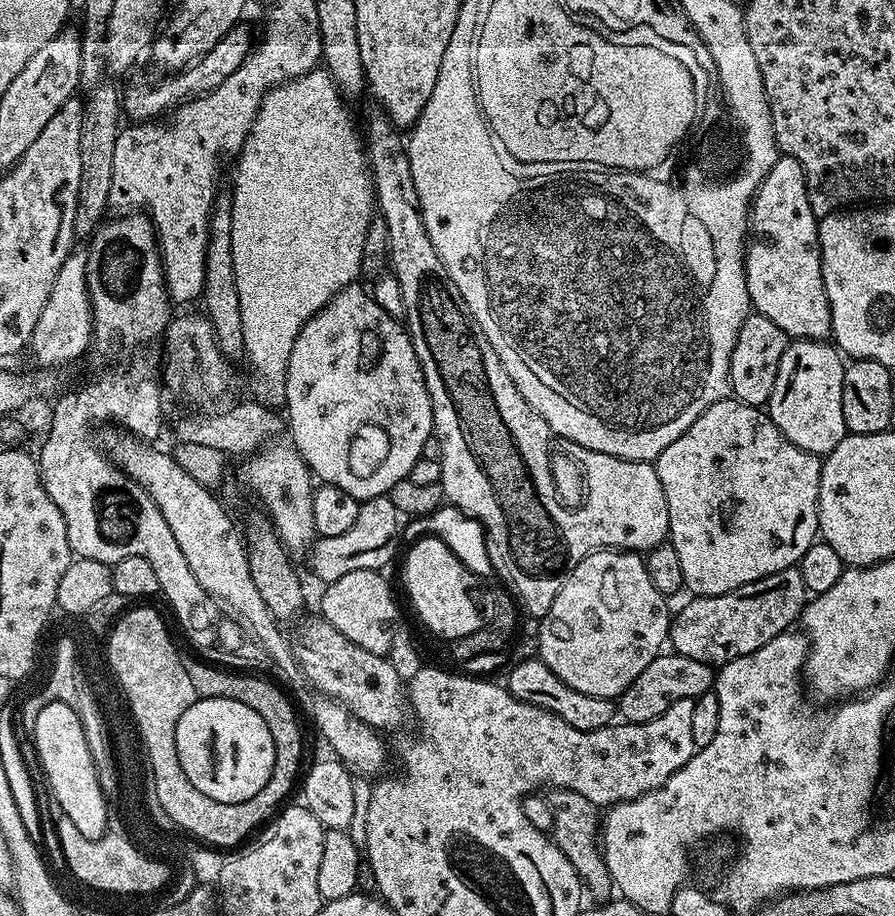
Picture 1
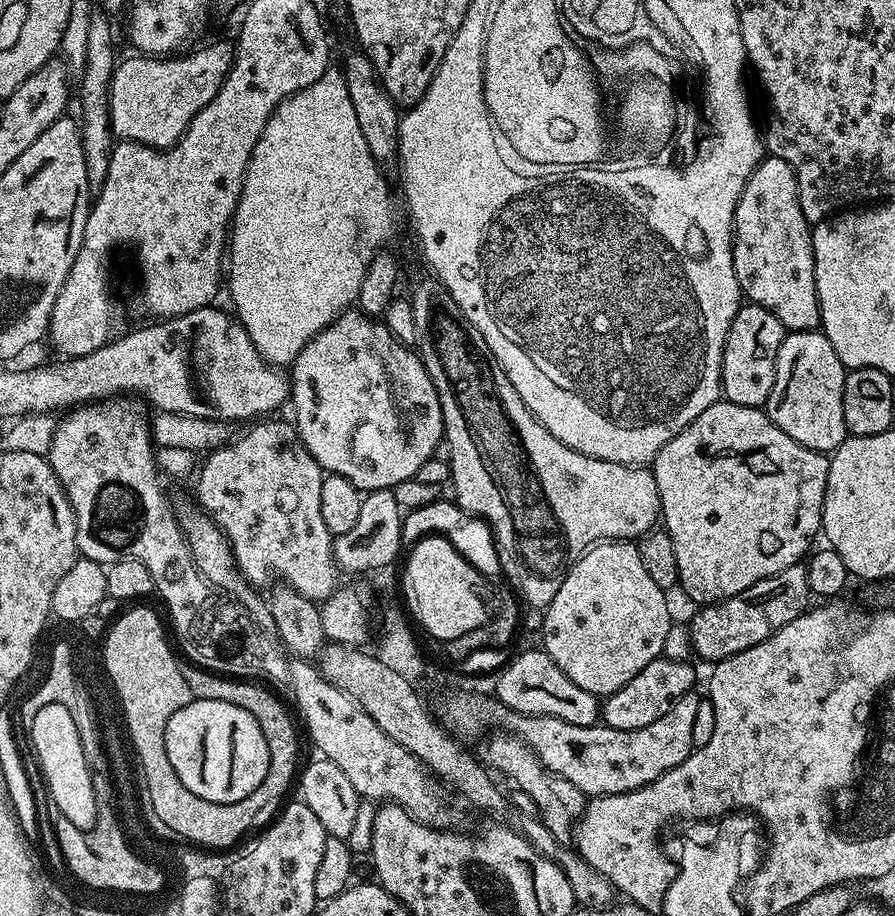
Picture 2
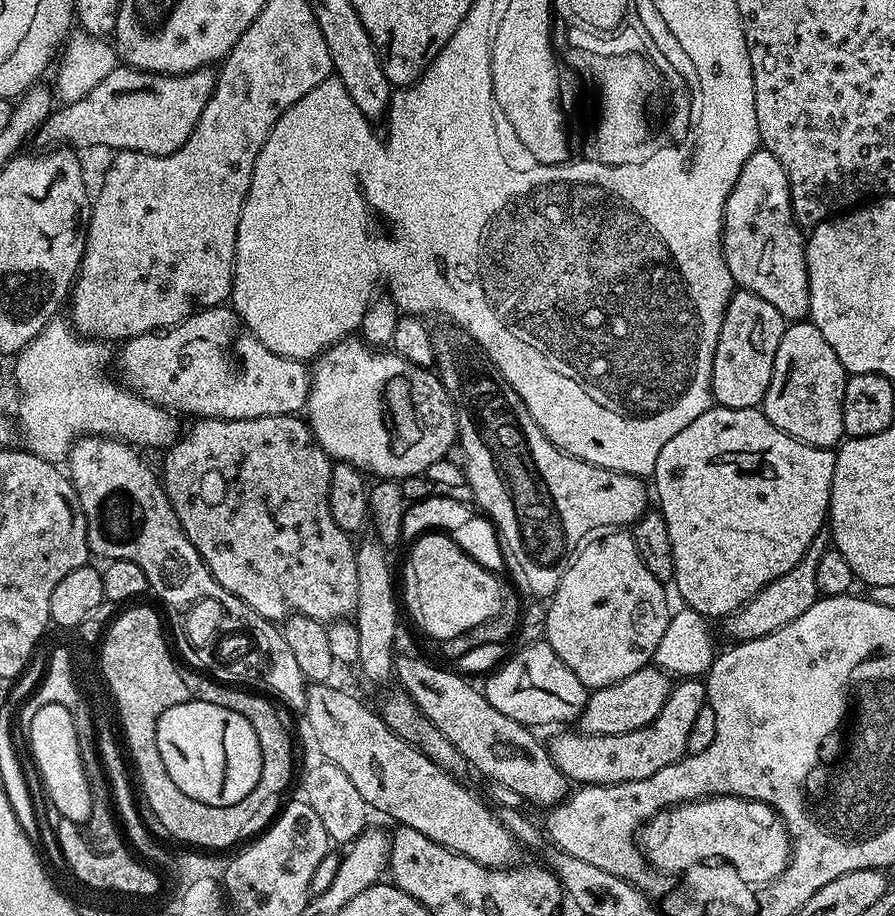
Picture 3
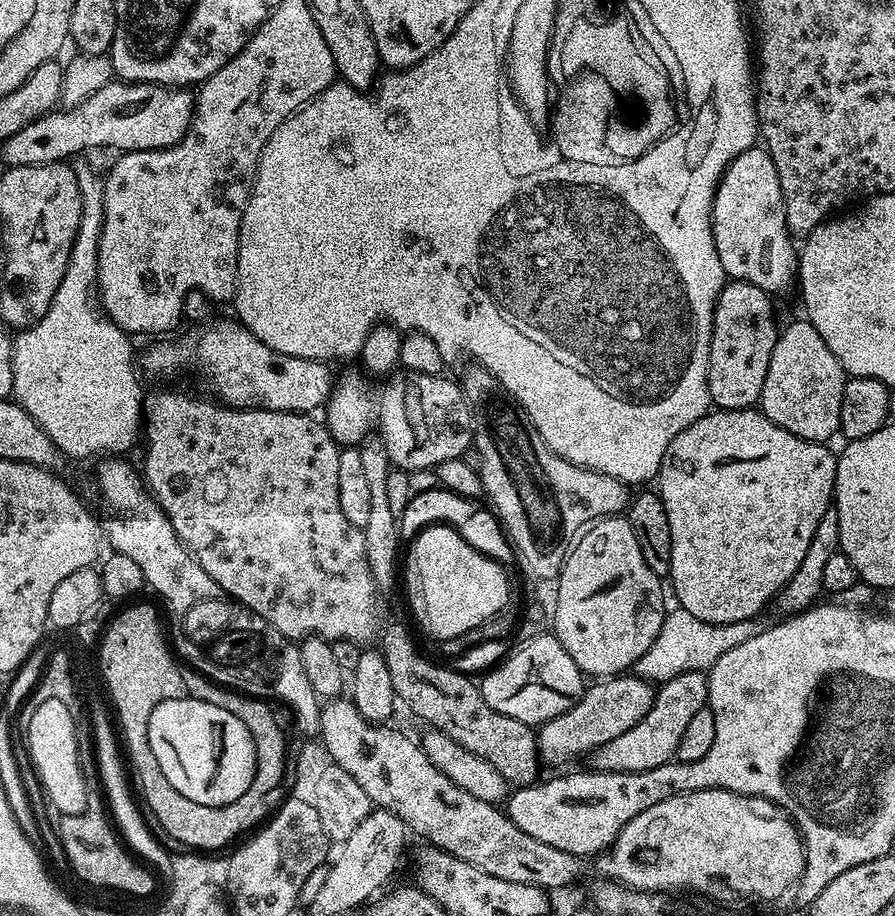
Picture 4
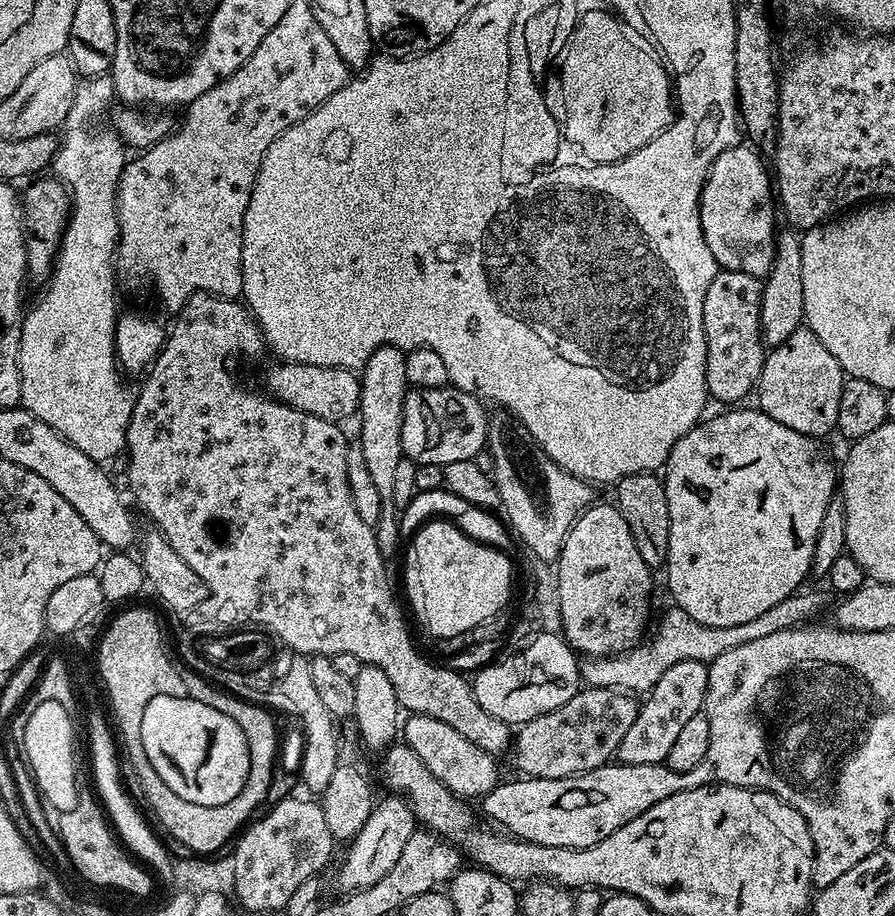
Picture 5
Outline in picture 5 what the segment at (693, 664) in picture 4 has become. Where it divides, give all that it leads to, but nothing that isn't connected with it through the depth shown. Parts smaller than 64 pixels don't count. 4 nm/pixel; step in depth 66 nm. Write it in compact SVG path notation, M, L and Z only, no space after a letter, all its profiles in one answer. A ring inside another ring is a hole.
M830 588L822 590L799 591L787 596L772 606L753 621L744 622L739 626L708 627L695 622L690 614L672 606L663 616L652 640L638 644L614 656L585 657L580 663L581 681L589 687L615 688L632 694L646 694L658 682L666 670L677 662L702 661L712 663L716 659L745 642L754 642L755 639L766 638L778 630L795 628L807 623L818 612L833 607L837 603L837 595Z

